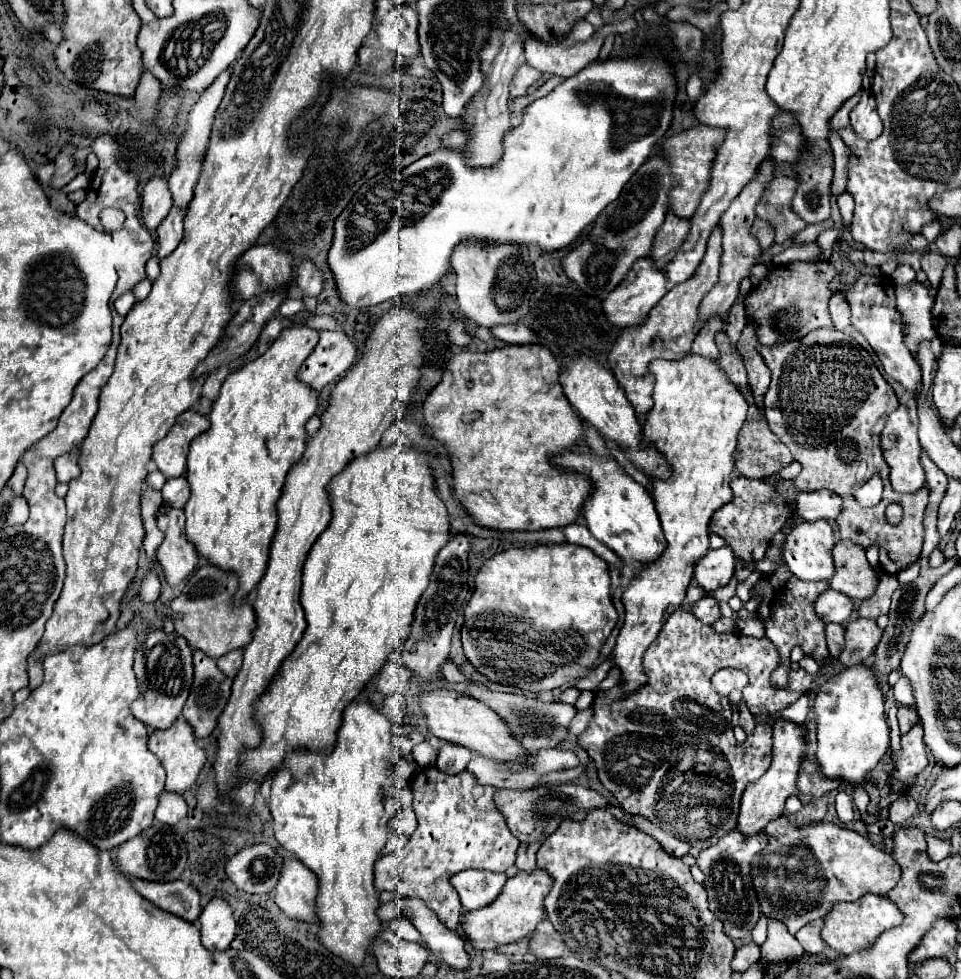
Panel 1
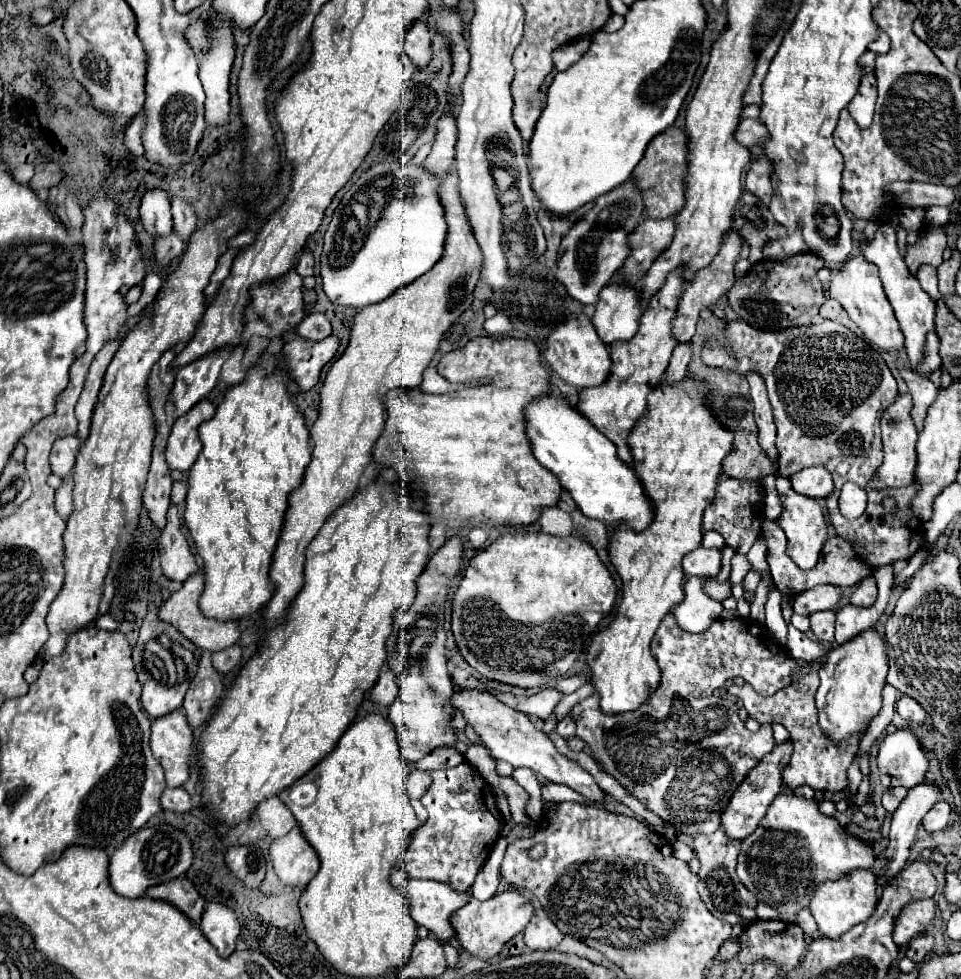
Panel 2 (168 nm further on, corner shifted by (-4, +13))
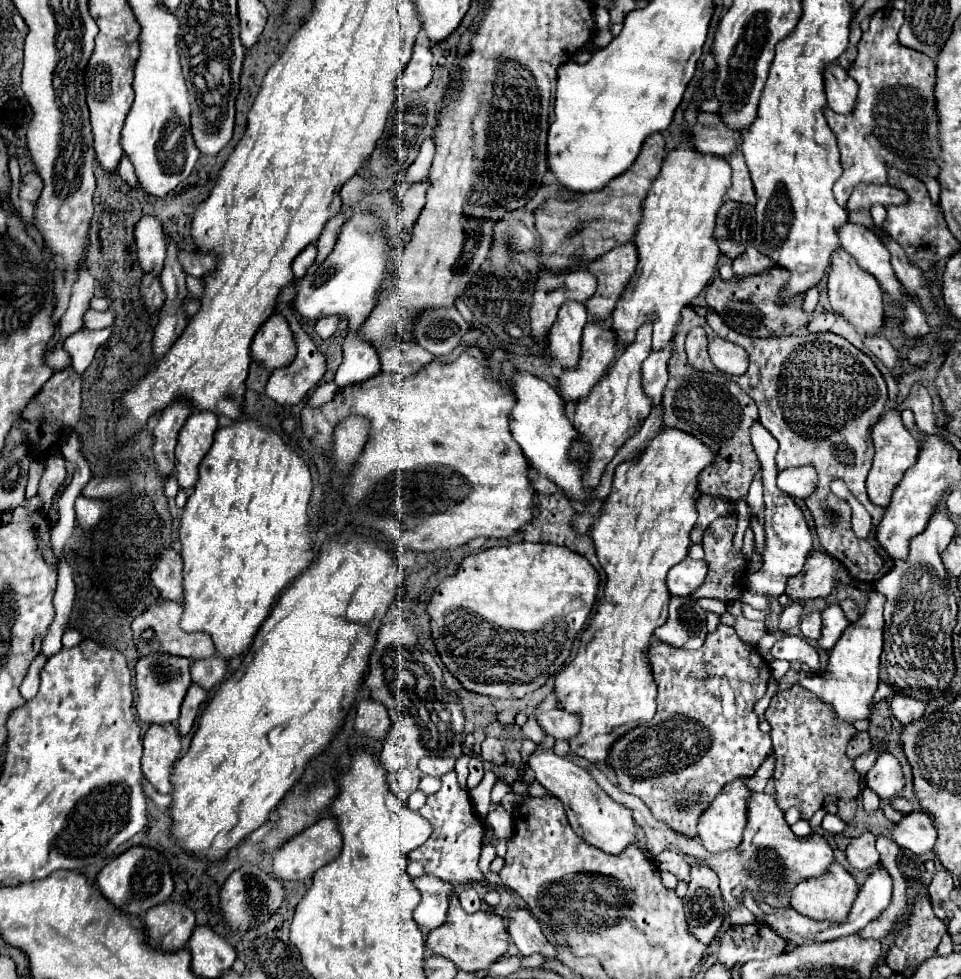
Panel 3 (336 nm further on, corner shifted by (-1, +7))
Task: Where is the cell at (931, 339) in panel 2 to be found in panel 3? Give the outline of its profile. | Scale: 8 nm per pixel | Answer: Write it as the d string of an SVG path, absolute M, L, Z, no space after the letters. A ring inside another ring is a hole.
M894 406L892 410L888 410L878 420L878 424L872 428L872 444L874 444L876 454L874 454L872 470L868 474L866 488L868 488L868 496L870 496L872 504L886 508L890 504L894 488L900 484L900 480L906 474L906 470L916 464L920 446L918 446L918 440L914 438L914 434L904 428L904 424L902 424L902 420L898 416L898 406Z

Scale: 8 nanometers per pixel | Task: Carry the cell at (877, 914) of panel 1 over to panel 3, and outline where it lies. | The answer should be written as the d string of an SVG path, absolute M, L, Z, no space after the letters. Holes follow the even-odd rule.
M832 862L822 876L806 878L792 888L790 906L796 912L800 912L808 918L814 918L814 920L840 920L842 922L842 920L846 920L846 916L852 908L852 902L856 900L856 894L858 894L858 886L856 886L854 878L838 862Z

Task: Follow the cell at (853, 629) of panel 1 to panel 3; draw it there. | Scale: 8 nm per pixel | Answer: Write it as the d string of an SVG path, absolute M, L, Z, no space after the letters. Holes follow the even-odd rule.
M830 604L824 614L824 624L822 624L822 636L816 640L820 650L832 650L832 646L838 642L838 638L842 636L844 628L850 624L842 612L842 608L838 604Z

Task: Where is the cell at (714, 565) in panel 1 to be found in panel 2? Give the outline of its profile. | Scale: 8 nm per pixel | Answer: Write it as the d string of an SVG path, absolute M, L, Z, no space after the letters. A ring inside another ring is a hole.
M695 548L693 552L685 554L683 570L687 576L701 576L701 578L715 578L721 570L721 550L717 548Z

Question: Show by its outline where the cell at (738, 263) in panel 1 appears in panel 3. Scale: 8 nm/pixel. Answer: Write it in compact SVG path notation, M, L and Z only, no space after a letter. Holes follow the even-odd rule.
M668 344L668 348L660 352L652 352L644 364L642 364L642 390L650 398L652 406L658 406L662 400L664 384L668 382L668 360L672 356L674 344Z

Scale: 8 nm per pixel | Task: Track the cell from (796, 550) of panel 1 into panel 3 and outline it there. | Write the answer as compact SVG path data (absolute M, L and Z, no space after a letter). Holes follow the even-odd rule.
M760 422L752 424L750 440L752 440L752 448L754 448L758 460L760 460L760 466L762 466L764 504L766 504L766 510L764 510L764 538L766 538L766 544L764 544L764 554L762 554L764 556L764 566L758 572L750 573L750 576L747 576L746 588L752 594L776 596L778 598L780 594L784 593L788 578L796 576L804 568L804 560L812 550L812 534L810 534L810 528L804 520L802 510L794 504L794 500L786 492L780 492L780 488L776 486L776 472L778 472L776 460L774 460L776 440L772 440L770 432Z

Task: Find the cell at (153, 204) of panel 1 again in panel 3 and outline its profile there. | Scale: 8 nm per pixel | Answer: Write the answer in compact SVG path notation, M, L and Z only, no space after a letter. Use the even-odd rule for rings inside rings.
M144 216L136 224L136 246L138 246L138 262L144 272L160 276L166 258L166 238L160 222L154 216Z

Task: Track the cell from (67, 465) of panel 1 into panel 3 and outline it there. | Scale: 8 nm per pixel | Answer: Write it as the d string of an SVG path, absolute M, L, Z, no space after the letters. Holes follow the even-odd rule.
M48 456L46 460L46 470L40 478L38 484L38 496L42 500L40 504L40 512L46 514L52 506L52 498L56 494L56 490L60 488L60 484L66 478L66 470L64 470L64 458L62 456Z

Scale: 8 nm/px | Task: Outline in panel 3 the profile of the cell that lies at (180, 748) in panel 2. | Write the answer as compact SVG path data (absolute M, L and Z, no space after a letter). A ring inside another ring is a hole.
M152 724L144 734L142 772L160 794L170 794L172 764L180 754L180 736L174 724Z

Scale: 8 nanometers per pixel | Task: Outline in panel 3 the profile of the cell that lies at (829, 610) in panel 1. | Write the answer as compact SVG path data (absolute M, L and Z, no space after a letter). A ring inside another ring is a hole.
M792 602L790 606L786 606L780 614L780 622L778 622L778 632L788 632L792 628L796 628L802 620L802 614L804 614L804 606L798 604L798 602Z

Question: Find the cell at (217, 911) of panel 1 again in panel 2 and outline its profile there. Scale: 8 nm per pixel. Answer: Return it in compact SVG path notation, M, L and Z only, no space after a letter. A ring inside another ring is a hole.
M221 902L207 904L199 928L223 958L235 950L235 942L239 936L239 920L235 912L229 910L229 906L223 906Z

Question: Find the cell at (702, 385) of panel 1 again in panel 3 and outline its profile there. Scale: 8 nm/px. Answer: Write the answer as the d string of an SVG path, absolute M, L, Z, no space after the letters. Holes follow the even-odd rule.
M660 428L660 432L656 434L656 438L650 442L650 446L634 460L630 462L622 462L620 466L616 466L614 470L614 482L612 482L612 492L608 494L608 498L604 500L604 506L602 506L602 512L600 512L600 518L598 522L592 526L590 530L590 536L594 540L594 548L596 548L596 554L598 554L598 562L606 574L606 582L604 582L604 596L600 598L600 604L596 608L596 614L592 616L588 628L584 628L582 636L580 636L580 648L576 652L576 656L570 660L570 664L566 668L562 668L554 680L554 692L556 692L556 700L562 704L562 710L570 712L570 714L578 714L580 718L580 730L574 738L568 740L570 744L570 750L576 754L576 756L582 756L590 762L596 762L596 764L608 764L608 754L610 754L610 748L612 744L626 736L632 728L636 726L642 726L646 722L652 720L654 712L656 712L656 682L654 682L654 676L652 676L652 668L650 668L650 662L648 662L648 646L650 646L650 640L652 640L652 632L664 624L664 620L668 618L668 588L666 588L666 574L672 566L676 566L678 562L682 562L686 556L688 556L688 546L692 544L690 542L690 530L694 528L696 524L696 484L698 484L698 474L708 466L712 464L714 460L714 452L710 448L704 448L704 444L700 444L698 440L694 440L694 436L688 436L686 432L680 432L676 428Z

